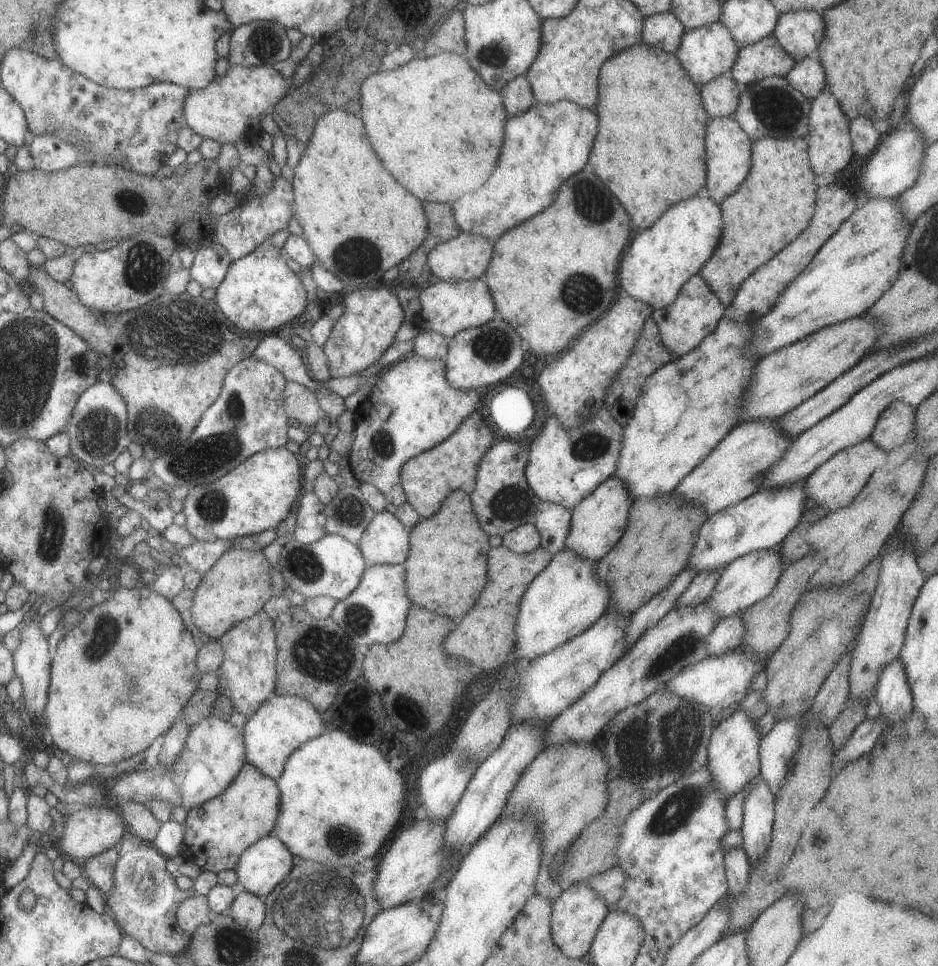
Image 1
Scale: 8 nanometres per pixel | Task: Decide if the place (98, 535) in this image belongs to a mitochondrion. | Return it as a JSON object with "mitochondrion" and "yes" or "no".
{"mitochondrion":"no"}

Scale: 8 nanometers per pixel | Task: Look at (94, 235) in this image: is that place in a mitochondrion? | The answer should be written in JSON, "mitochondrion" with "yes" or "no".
{"mitochondrion":"no"}

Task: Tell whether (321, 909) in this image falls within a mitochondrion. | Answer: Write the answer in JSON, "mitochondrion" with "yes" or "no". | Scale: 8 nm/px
{"mitochondrion":"yes"}

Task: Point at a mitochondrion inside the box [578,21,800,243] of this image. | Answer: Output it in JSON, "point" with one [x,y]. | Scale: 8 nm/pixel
{"point":[766,100]}

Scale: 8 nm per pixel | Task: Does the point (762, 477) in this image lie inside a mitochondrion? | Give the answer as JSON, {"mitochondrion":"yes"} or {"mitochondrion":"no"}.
{"mitochondrion":"no"}

